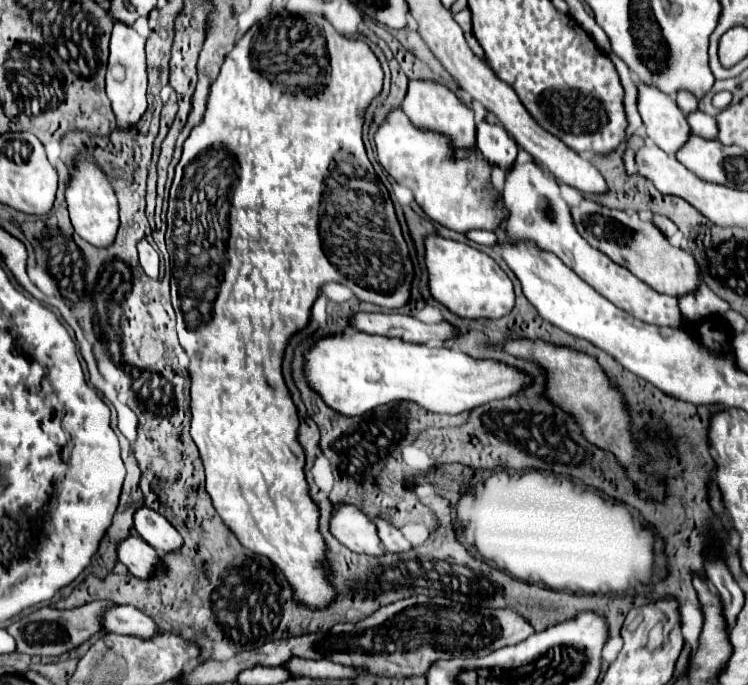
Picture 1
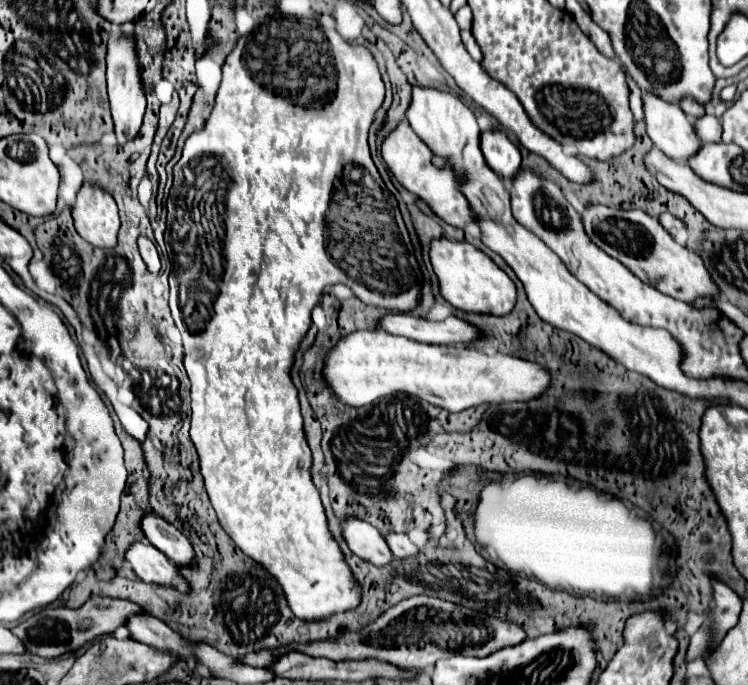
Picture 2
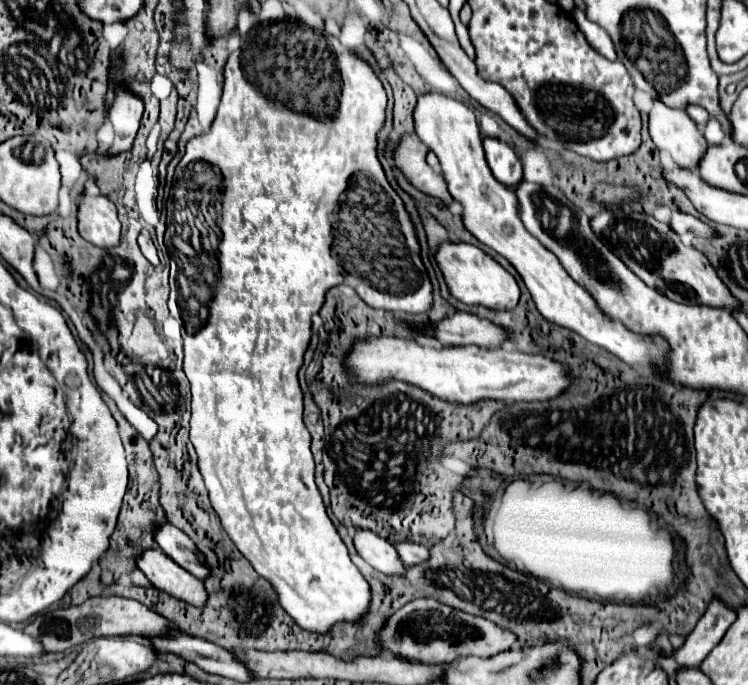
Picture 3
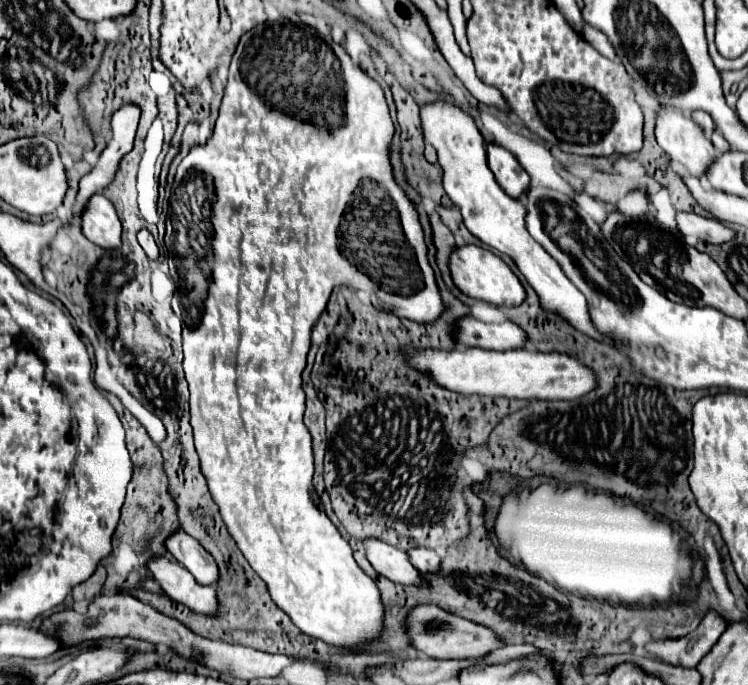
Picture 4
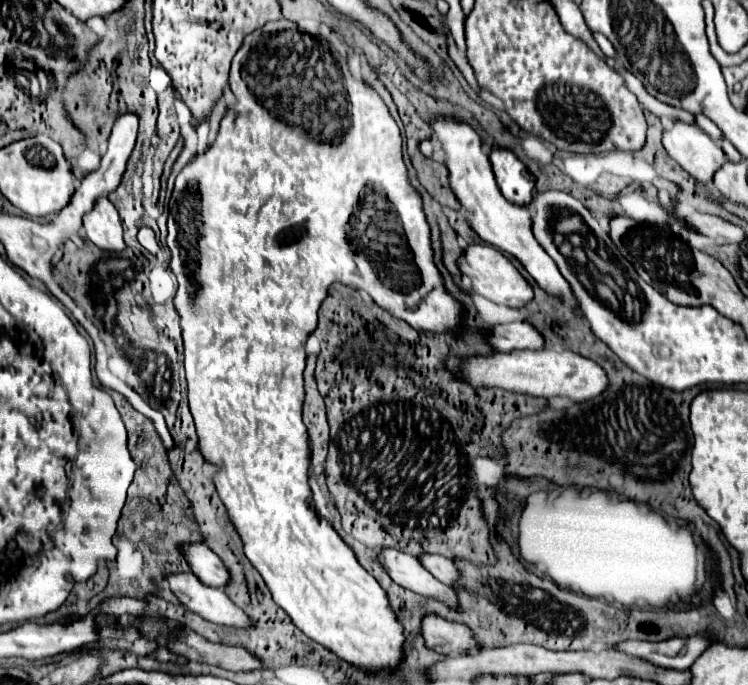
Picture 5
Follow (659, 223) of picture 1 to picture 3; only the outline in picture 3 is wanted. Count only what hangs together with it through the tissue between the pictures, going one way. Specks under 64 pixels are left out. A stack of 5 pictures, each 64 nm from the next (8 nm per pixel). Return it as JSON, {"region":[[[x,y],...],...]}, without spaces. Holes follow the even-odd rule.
{"region":[[[680,212],[672,214],[670,228],[678,234],[692,234],[692,236],[700,236],[700,238],[712,238],[714,236],[712,228],[702,224],[698,218],[688,216],[688,214],[680,214]]]}

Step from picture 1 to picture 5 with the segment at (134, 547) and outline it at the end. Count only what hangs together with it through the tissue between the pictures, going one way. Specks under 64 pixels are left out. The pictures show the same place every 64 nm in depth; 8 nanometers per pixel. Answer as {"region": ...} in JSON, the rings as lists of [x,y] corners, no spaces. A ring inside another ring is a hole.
{"region":[[[192,572],[168,574],[164,580],[170,584],[170,590],[180,604],[202,618],[226,626],[250,626],[248,616],[244,616],[244,612],[240,612],[240,608],[236,608],[220,588],[200,584]]]}

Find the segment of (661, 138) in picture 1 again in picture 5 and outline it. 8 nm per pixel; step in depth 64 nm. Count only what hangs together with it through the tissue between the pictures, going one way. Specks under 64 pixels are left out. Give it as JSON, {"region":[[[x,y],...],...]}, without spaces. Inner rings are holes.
{"region":[[[682,120],[672,122],[672,126],[662,132],[662,146],[668,156],[698,182],[710,182],[712,172],[726,160],[722,148],[704,130]]]}

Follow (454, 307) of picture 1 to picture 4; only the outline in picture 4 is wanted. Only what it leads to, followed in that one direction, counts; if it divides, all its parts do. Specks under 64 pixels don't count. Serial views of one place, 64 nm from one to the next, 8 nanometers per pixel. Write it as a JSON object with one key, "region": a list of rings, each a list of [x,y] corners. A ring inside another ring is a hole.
{"region":[[[480,246],[454,248],[448,258],[448,268],[456,288],[474,300],[484,300],[496,306],[512,308],[512,306],[520,306],[522,300],[526,298],[526,292],[520,280],[514,276],[514,272],[496,254],[492,254],[486,248],[480,248]]]}

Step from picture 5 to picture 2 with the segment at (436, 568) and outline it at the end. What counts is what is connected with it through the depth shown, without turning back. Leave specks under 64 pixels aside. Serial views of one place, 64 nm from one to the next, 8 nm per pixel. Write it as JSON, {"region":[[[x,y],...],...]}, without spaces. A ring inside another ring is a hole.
{"region":[[[386,534],[386,544],[392,550],[392,554],[396,558],[404,558],[404,556],[412,556],[418,552],[418,548],[408,540],[406,534]]]}

